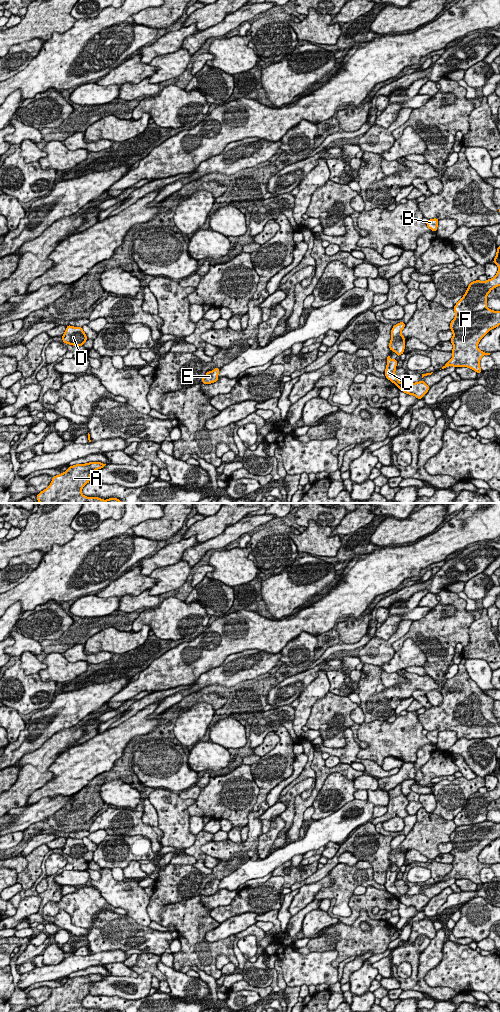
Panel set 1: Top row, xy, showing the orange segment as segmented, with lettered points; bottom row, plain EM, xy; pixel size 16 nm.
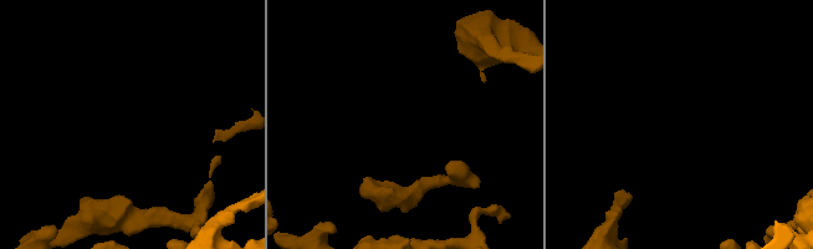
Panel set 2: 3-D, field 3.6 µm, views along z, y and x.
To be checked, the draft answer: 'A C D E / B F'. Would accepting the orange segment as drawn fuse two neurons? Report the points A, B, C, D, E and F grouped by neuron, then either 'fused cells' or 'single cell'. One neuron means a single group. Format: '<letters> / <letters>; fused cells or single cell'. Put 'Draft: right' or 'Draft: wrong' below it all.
A F / B C D E; fused cells
Draft: wrong

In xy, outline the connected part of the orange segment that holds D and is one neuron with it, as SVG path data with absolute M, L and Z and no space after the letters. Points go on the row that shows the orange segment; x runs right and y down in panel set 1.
M68 325L66 331L62 336L62 340L65 344L70 344L73 346L83 346L87 340L87 336L81 327L73 327Z

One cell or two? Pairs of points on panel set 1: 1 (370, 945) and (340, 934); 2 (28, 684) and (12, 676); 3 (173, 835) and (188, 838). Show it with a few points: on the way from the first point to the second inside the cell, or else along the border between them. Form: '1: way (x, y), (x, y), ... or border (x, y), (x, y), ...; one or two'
1: way (363, 942), (347, 939); one
2: way (24, 684), (16, 677); one
3: way (177, 835), (184, 838); one

